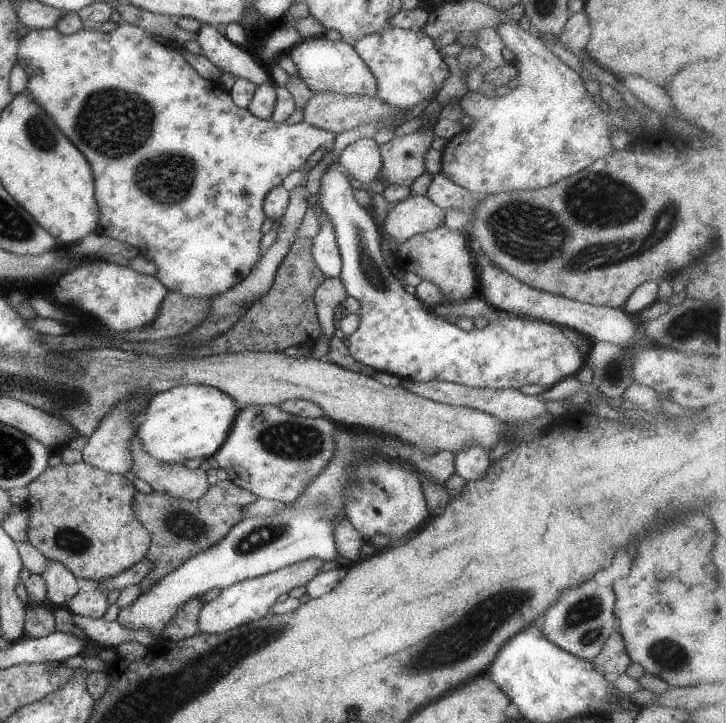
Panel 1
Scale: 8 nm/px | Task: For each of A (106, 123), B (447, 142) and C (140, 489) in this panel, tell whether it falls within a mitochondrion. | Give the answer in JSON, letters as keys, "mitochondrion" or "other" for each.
{"A":"mitochondrion","B":"other","C":"other"}

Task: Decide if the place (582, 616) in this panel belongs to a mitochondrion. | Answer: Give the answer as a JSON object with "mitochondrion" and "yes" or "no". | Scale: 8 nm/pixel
{"mitochondrion":"yes"}

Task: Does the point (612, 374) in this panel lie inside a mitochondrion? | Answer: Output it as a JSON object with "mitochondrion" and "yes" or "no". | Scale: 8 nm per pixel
{"mitochondrion":"yes"}

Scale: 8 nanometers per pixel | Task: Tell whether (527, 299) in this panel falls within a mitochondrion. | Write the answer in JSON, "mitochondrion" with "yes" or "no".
{"mitochondrion":"no"}

